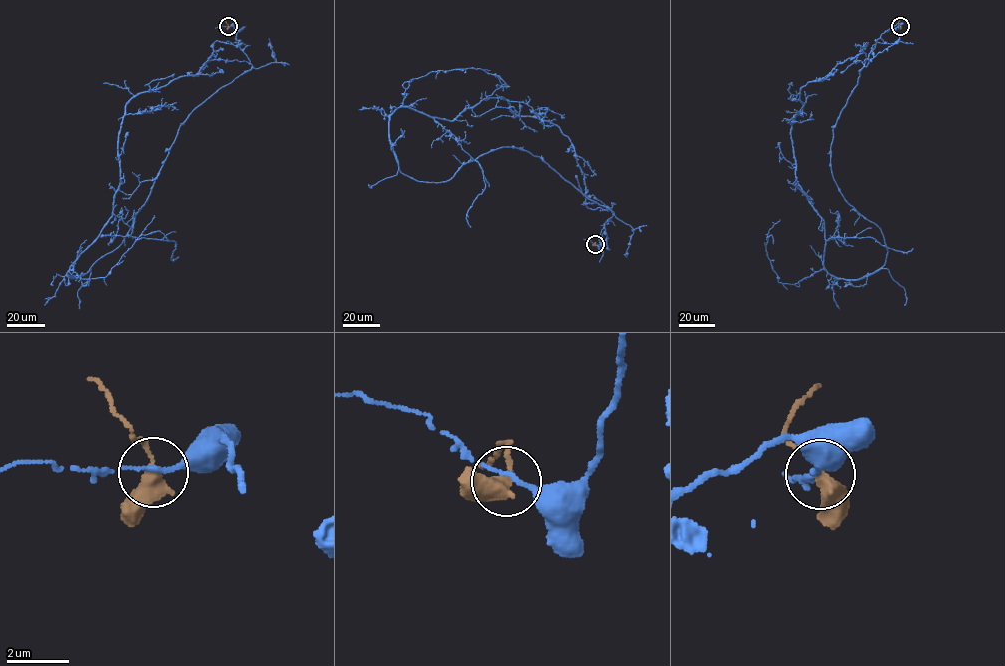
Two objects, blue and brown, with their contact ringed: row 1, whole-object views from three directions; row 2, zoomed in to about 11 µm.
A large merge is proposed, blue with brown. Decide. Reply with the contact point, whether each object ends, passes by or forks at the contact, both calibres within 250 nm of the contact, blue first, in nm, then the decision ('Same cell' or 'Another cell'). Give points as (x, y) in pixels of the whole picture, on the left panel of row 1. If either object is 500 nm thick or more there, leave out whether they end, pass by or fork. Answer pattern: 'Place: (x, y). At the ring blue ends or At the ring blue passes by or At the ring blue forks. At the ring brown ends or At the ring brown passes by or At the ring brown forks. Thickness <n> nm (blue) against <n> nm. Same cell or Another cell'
Place: (228, 26). At the ring blue passes by. At the ring brown passes by. Thickness 140 nm (blue) against 420 nm. Another cell

